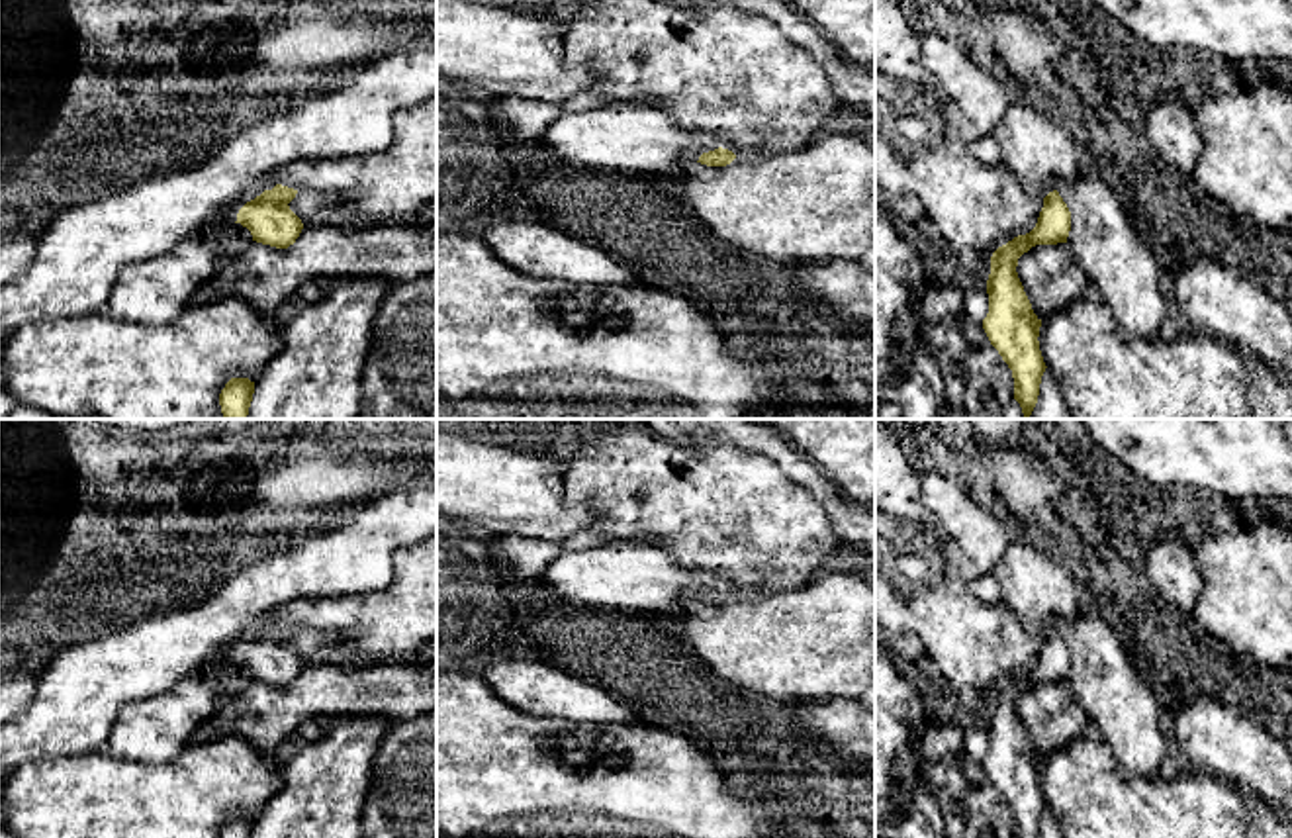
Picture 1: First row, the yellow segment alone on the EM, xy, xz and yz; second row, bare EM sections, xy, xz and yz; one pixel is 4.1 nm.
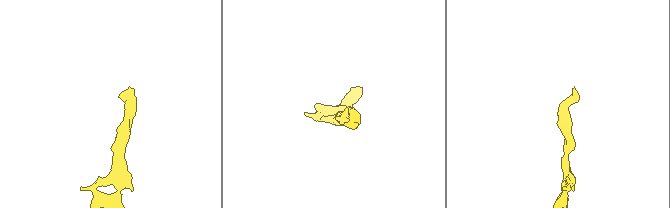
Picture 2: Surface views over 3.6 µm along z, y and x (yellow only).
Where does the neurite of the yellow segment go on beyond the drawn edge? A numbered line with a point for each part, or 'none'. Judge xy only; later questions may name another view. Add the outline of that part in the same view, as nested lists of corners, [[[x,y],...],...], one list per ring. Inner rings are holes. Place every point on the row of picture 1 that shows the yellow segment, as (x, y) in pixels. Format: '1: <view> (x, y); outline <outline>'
1: xy (81, 251); outline [[[437,47],[399,49],[352,69],[343,88],[284,104],[280,112],[241,129],[198,168],[151,176],[63,210],[39,233],[29,268],[0,286],[0,333],[8,337],[22,325],[102,311],[125,268],[168,253],[186,237],[235,223],[239,210],[280,184],[282,172],[294,163],[386,151],[393,141],[393,117],[435,94]]]

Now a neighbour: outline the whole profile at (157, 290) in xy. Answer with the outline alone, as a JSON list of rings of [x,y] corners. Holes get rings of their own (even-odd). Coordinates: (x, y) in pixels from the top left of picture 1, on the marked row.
[[[211,233],[186,237],[168,253],[125,268],[102,311],[139,325],[176,321],[217,264]]]

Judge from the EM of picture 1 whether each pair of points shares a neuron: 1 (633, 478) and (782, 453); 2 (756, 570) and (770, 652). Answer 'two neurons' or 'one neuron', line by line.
1: two neurons
2: two neurons

